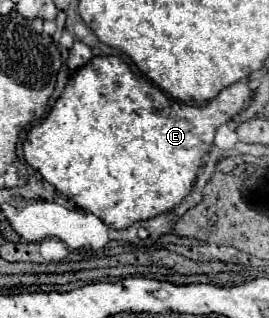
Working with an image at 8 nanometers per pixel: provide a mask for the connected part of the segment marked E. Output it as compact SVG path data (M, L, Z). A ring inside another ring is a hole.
M116 55L92 57L66 83L62 95L50 109L48 117L30 129L24 141L24 159L50 185L56 187L76 207L100 217L112 229L128 229L136 221L152 219L180 205L190 193L198 167L212 147L216 129L226 123L252 97L246 81L222 89L204 107L180 103L156 87L148 78L134 78L132 69Z

